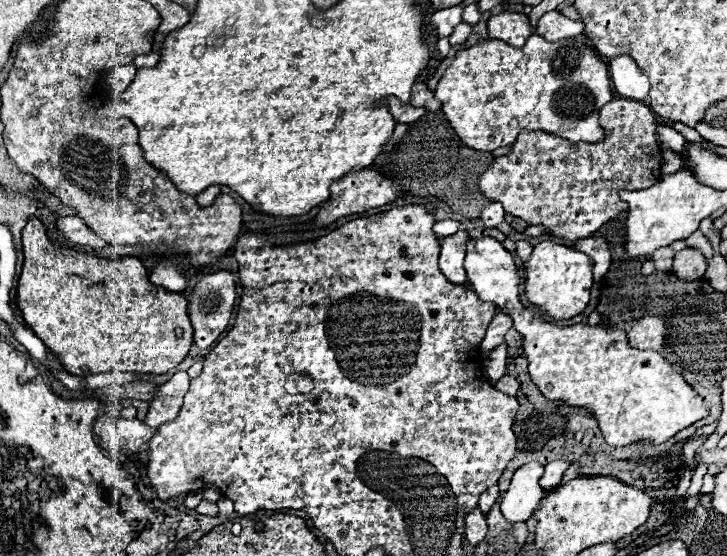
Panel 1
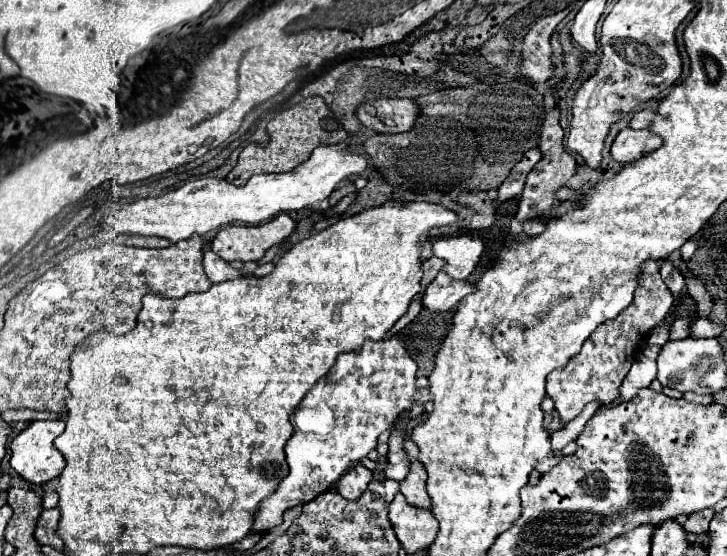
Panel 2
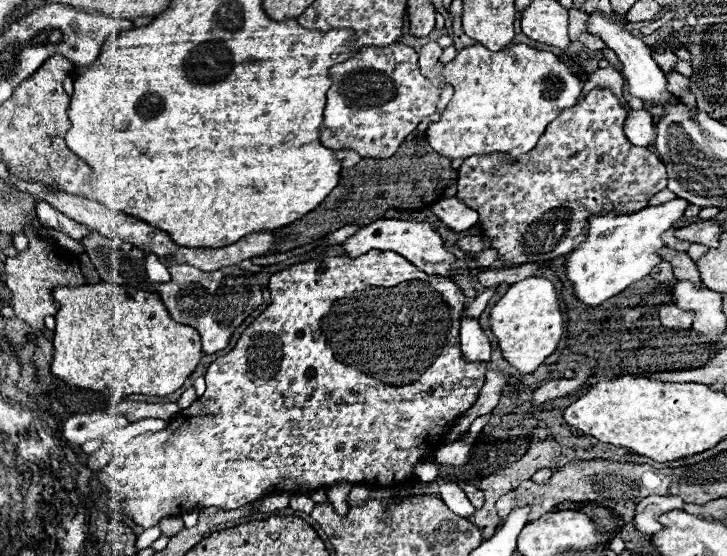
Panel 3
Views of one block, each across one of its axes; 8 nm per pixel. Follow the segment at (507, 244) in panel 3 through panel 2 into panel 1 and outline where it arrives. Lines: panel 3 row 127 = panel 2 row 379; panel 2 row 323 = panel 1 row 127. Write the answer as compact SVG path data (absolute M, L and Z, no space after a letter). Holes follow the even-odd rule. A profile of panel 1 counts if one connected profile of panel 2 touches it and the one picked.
M616 98L600 110L600 124L606 128L608 136L596 144L572 144L548 132L520 132L518 140L512 144L512 152L496 158L494 164L480 176L482 194L492 202L500 202L508 214L522 218L530 226L540 224L558 238L588 238L620 214L622 200L618 198L618 190L642 190L660 178L662 146L656 138L660 124L656 122L650 106L638 100Z

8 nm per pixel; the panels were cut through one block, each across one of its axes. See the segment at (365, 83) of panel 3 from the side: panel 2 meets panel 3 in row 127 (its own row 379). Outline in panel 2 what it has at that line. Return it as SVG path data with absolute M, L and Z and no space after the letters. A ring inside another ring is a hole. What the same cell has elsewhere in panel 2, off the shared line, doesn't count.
M402 332L380 342L368 338L362 344L362 350L340 354L330 368L326 382L320 380L294 412L294 436L286 442L290 474L278 486L278 492L260 506L252 530L264 534L278 526L284 510L314 500L336 484L352 464L358 464L368 452L376 450L378 436L390 430L394 420L414 406L414 394L418 392L416 370L416 360L408 352ZM296 430L304 436L296 436Z

